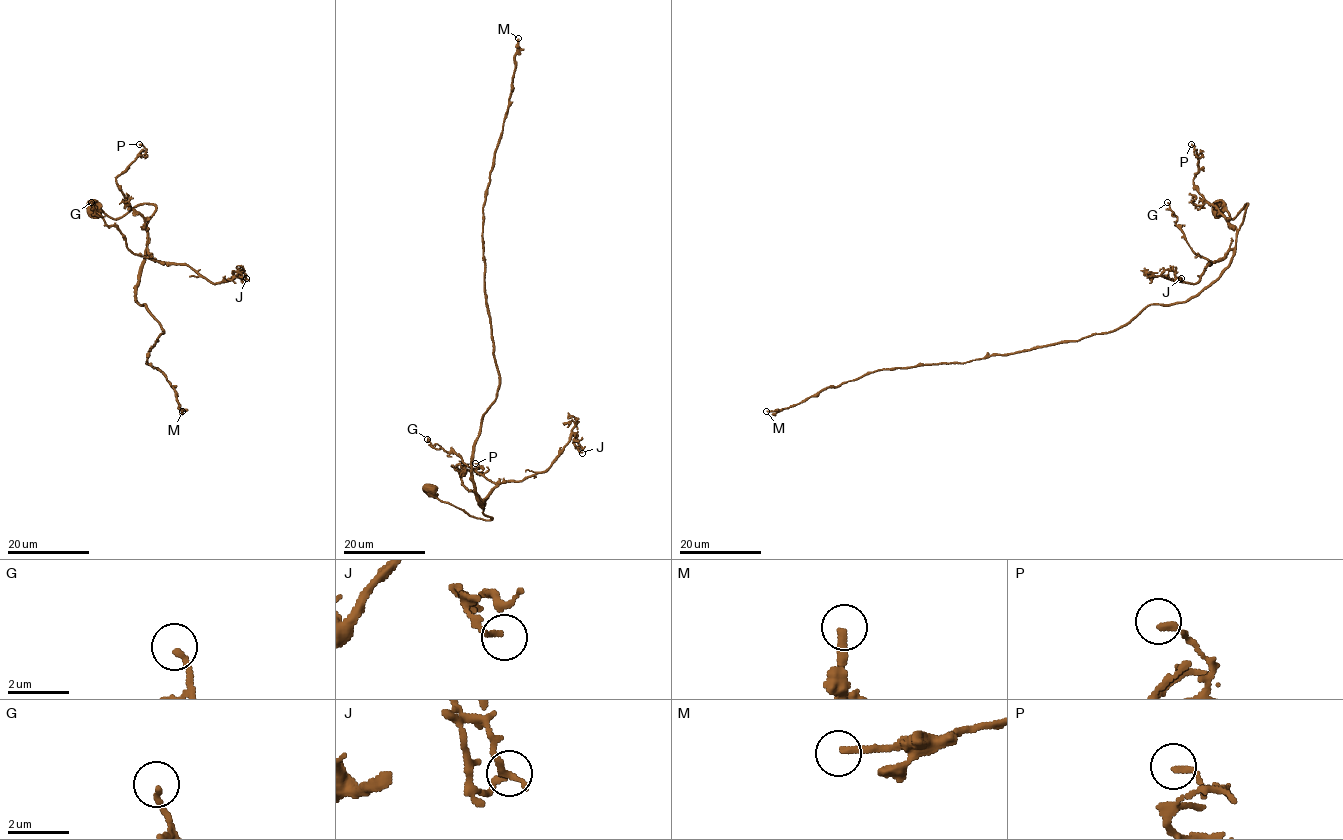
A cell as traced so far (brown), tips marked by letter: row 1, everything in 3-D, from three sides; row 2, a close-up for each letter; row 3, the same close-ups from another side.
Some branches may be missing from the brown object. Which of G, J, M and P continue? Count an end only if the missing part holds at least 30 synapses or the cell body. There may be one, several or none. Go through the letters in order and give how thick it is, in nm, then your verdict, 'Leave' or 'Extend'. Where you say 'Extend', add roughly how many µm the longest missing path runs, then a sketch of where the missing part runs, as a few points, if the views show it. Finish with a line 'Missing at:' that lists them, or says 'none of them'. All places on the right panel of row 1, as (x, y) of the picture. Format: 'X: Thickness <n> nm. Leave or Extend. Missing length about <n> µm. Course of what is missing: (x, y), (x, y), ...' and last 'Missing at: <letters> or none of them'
G: Thickness 170 nm. Leave
J: Thickness 160 nm. Leave
M: Thickness 240 nm. Extend. Missing length about 160 µm
P: Thickness 180 nm. Leave
Missing at: M

